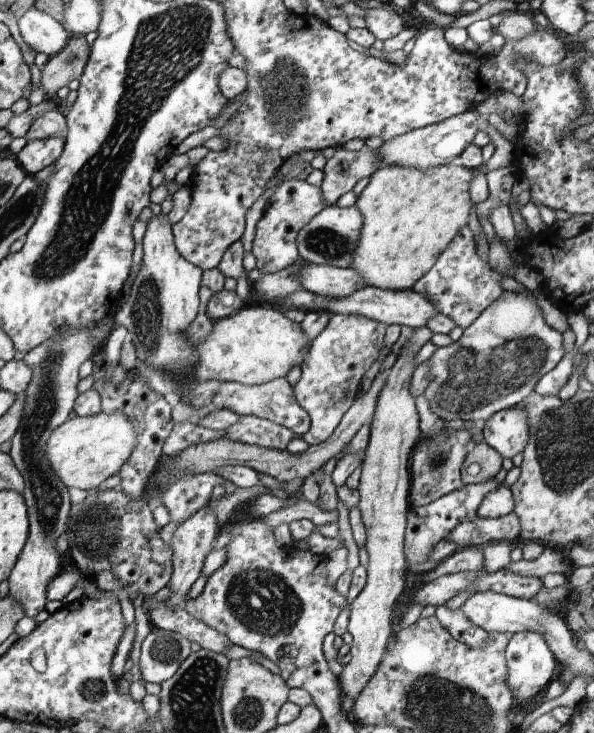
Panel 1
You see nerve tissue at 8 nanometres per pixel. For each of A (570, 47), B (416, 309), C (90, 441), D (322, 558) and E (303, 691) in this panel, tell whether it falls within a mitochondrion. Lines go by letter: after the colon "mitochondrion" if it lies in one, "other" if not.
A: other
B: other
C: other
D: other
E: other

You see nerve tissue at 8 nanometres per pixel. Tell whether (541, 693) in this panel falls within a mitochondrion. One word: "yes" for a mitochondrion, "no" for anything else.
no

